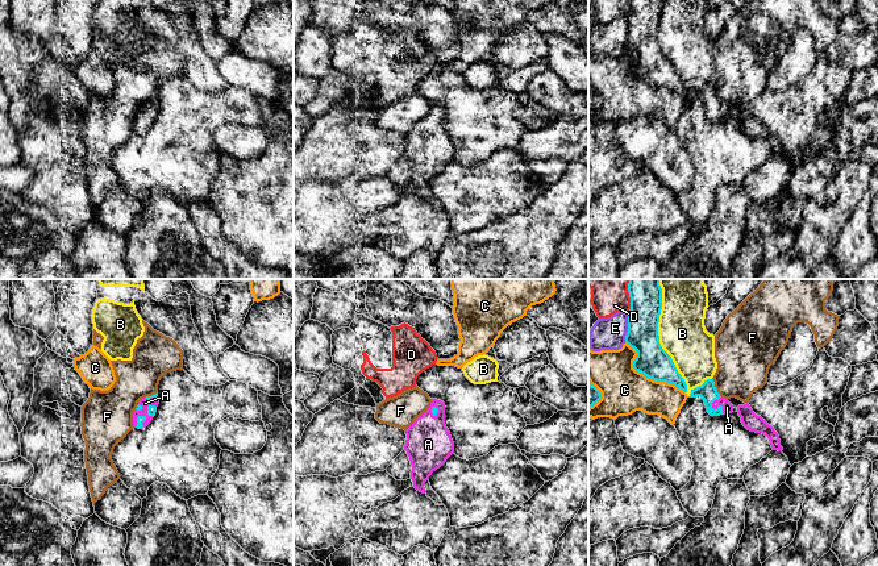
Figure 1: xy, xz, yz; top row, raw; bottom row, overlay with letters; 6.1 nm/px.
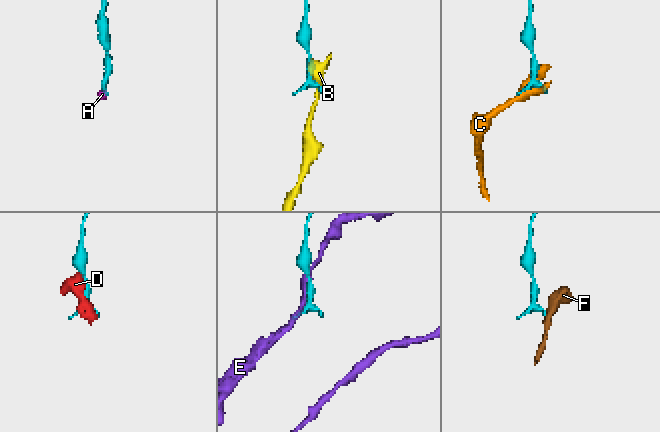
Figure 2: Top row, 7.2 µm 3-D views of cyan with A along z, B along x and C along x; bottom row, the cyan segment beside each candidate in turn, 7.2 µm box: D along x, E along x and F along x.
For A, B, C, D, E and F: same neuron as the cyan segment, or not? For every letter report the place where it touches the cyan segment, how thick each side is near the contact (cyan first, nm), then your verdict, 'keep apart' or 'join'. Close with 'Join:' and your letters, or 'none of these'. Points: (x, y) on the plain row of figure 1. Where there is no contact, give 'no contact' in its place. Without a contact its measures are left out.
A: contact yz (712, 113); calibres 110 and 60 nm; join
B: contact yz (660, 49); calibres 200 and 280 nm; keep apart
C: contact yz (646, 82); calibres 200 and 280 nm; keep apart
D: contact yz (631, 9); calibres 190 and 140 nm; keep apart
E: contact yz (628, 33); calibres 200 and 190 nm; keep apart
F: contact yz (715, 92); calibres 110 and 320 nm; keep apart
Join: A

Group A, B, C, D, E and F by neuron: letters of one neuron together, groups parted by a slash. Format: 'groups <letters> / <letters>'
groups A / B / C / D / E / F

